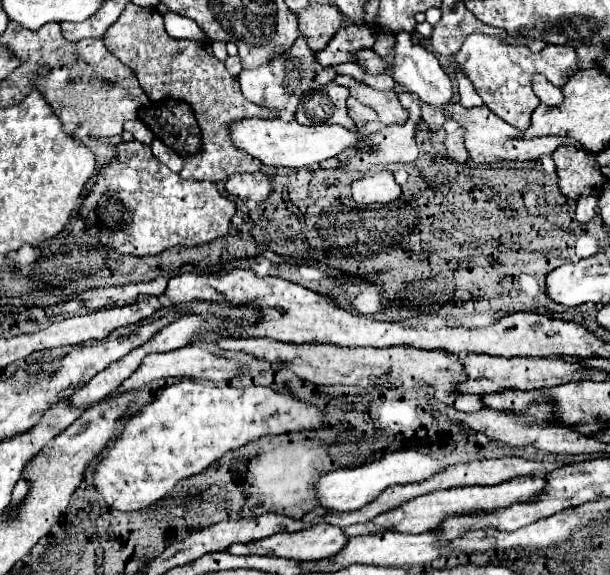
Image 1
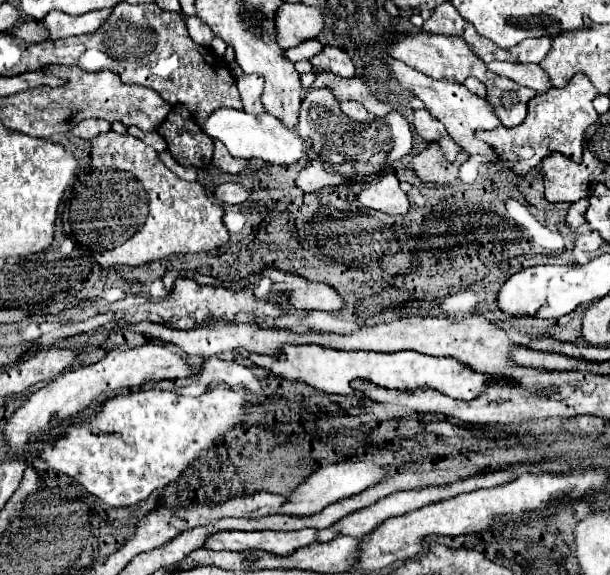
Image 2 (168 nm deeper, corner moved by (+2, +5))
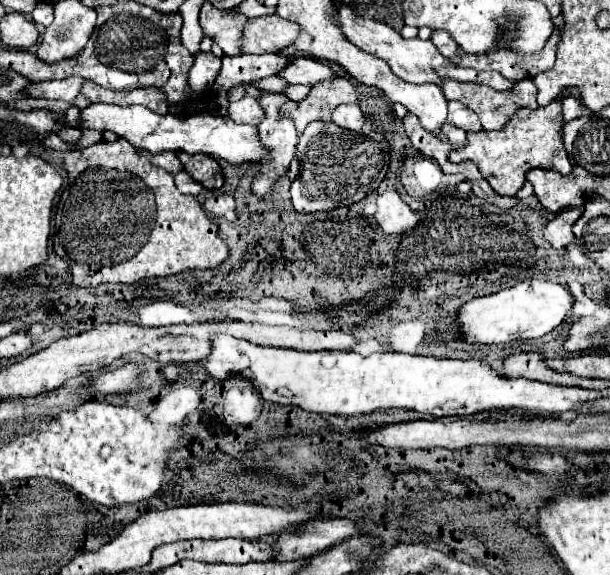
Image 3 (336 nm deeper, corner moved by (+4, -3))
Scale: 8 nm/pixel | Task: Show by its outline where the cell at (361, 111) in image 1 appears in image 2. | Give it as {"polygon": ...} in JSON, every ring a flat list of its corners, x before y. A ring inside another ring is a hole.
{"polygon":[[341,102,341,112,347,114,351,120,359,120,359,122,367,118,367,110,359,102]]}

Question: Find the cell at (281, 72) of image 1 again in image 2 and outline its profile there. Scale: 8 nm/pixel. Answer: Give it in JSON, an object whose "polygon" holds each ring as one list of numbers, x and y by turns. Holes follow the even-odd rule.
{"polygon":[[257,74,251,76,243,76,241,80,237,80,237,88,239,88,239,96,241,96,241,104,245,112,251,114,263,114,265,108,261,104,261,94,263,94,263,78]]}

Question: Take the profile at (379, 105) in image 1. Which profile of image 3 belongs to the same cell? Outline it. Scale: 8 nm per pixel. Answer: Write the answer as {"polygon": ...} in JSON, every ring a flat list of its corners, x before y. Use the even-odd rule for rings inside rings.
{"polygon":[[333,78,329,84,315,84,305,100,285,104,285,112,289,112,301,134,313,120,329,122,331,112,341,104,359,104,355,86,347,78]]}

